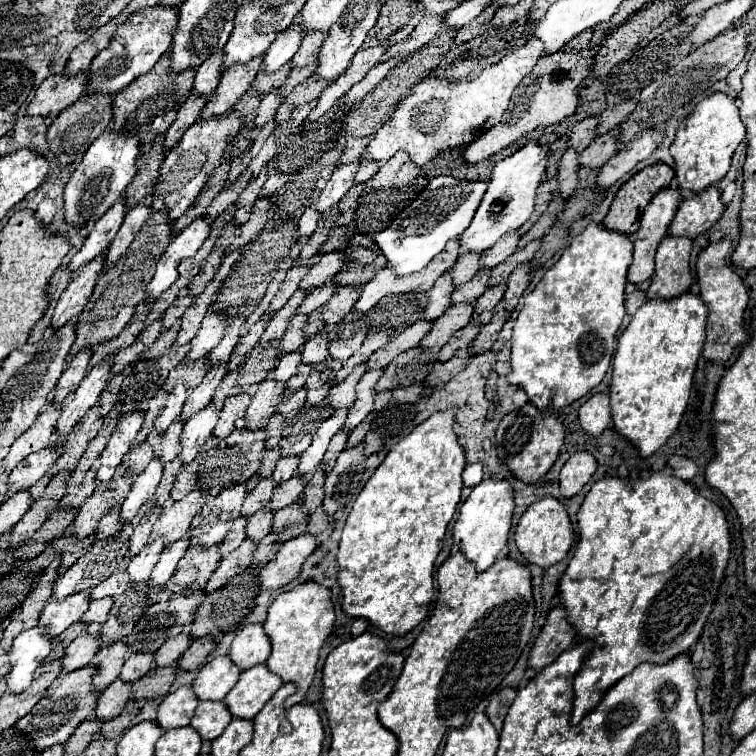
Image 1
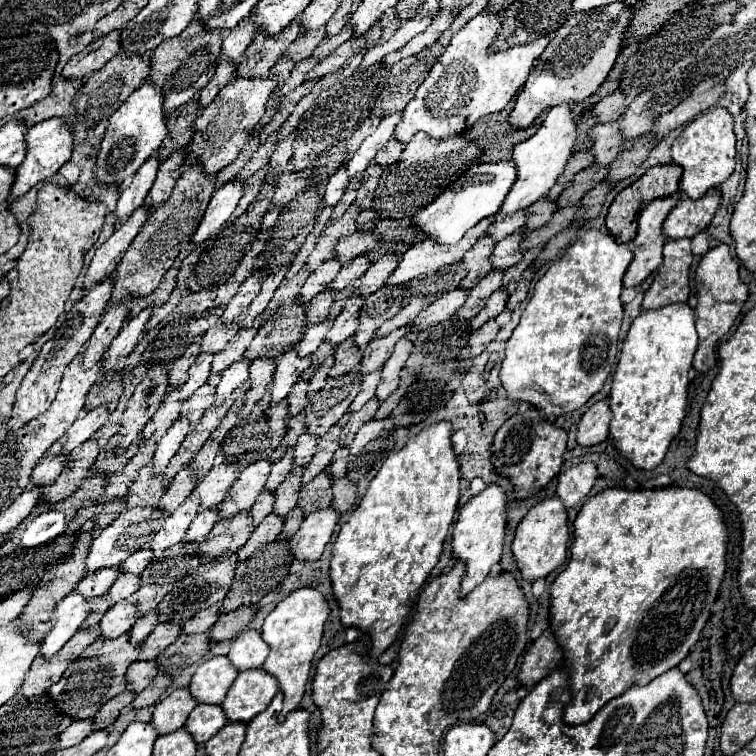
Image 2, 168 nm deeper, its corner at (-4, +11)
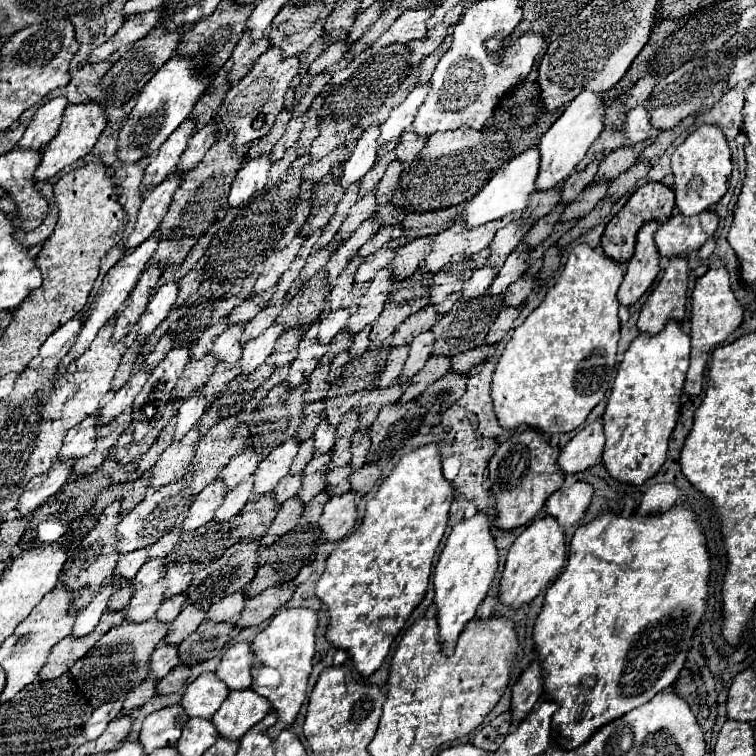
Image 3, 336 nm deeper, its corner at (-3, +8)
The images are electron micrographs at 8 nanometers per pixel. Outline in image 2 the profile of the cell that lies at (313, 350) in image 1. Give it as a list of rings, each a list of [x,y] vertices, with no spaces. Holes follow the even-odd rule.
[[[352,294],[348,300],[346,300],[346,306],[342,308],[342,312],[338,314],[338,318],[334,320],[334,326],[332,330],[328,332],[326,340],[332,342],[332,344],[340,344],[344,342],[348,336],[352,336],[356,330],[358,330],[358,314],[364,306],[364,296],[362,294]]]

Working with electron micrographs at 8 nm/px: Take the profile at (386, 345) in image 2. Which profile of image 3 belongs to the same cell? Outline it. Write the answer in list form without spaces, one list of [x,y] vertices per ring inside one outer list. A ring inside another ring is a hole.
[[[425,307],[421,311],[417,311],[415,315],[411,315],[407,321],[403,321],[397,329],[395,335],[391,335],[391,347],[401,347],[401,345],[409,345],[411,339],[423,331],[429,331],[431,325],[439,319],[437,311],[433,307]]]

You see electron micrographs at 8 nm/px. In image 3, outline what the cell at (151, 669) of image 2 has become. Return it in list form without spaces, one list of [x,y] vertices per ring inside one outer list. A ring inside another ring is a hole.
[[[157,645],[157,649],[153,651],[151,659],[149,659],[149,675],[153,679],[163,679],[171,667],[179,665],[179,659],[177,659],[177,647],[175,645]]]

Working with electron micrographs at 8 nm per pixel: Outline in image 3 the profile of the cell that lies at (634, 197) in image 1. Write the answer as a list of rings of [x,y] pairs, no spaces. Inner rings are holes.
[[[649,181],[645,185],[641,185],[631,197],[629,201],[625,203],[625,207],[607,223],[605,227],[605,233],[603,233],[603,239],[601,239],[601,247],[605,251],[605,255],[609,255],[611,259],[615,261],[629,261],[631,255],[633,255],[633,249],[635,249],[635,235],[639,231],[639,227],[651,219],[659,219],[661,223],[667,221],[671,217],[671,211],[673,211],[673,205],[675,205],[675,193],[671,187],[663,185],[663,183],[657,183],[657,181]]]

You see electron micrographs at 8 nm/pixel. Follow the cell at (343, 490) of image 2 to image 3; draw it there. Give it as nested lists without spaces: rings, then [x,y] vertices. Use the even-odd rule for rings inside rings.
[[[365,465],[359,471],[351,473],[351,477],[349,477],[351,491],[355,495],[363,497],[363,495],[367,495],[375,487],[375,483],[379,481],[379,477],[381,477],[381,469],[377,465]]]

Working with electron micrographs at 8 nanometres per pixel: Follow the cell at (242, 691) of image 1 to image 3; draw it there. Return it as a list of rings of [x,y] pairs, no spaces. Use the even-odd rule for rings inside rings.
[[[247,687],[243,691],[231,691],[211,721],[215,723],[221,737],[241,739],[243,733],[259,723],[269,711],[271,703]]]

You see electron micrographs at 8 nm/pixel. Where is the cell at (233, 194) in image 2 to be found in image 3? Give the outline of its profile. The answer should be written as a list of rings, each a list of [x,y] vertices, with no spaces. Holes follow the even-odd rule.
[[[267,155],[245,163],[245,167],[237,173],[235,183],[231,185],[231,191],[227,197],[229,209],[237,209],[237,207],[245,205],[257,189],[261,191],[265,187],[269,167],[271,167],[271,159]]]

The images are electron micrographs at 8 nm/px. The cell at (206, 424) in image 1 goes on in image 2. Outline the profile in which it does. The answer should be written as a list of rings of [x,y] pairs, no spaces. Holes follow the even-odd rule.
[[[240,356],[236,362],[232,362],[232,366],[228,366],[222,372],[222,380],[216,386],[216,404],[222,404],[228,396],[232,396],[248,380],[250,364],[252,360],[248,360],[246,356]]]

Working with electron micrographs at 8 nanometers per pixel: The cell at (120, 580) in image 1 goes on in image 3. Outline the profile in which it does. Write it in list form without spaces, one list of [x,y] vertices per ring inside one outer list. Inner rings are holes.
[[[173,529],[173,531],[167,533],[165,537],[161,537],[157,543],[149,545],[149,547],[147,547],[147,551],[149,551],[149,559],[165,557],[165,555],[173,549],[173,545],[179,541],[179,537],[181,537],[181,531],[179,531],[179,529]]]

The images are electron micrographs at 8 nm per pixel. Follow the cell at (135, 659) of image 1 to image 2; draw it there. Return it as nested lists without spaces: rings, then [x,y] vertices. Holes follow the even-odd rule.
[[[162,622],[154,628],[154,632],[142,642],[142,652],[140,658],[144,660],[156,660],[158,654],[170,646],[182,632],[182,624],[170,624],[170,622]]]

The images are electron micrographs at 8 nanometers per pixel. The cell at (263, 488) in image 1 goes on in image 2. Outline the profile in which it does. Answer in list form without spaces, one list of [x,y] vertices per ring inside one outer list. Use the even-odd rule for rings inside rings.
[[[290,448],[284,458],[280,458],[278,462],[274,462],[272,466],[272,472],[268,476],[268,484],[266,484],[266,490],[276,490],[280,482],[284,482],[284,478],[290,474],[294,466],[294,448]]]

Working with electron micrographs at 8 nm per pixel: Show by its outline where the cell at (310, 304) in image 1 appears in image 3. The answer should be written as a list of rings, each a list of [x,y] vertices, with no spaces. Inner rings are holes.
[[[381,247],[375,255],[367,257],[365,263],[359,265],[357,273],[355,273],[355,283],[365,283],[365,281],[371,281],[375,277],[375,273],[383,267],[387,267],[387,263],[395,257],[395,251],[389,249],[389,247]]]

